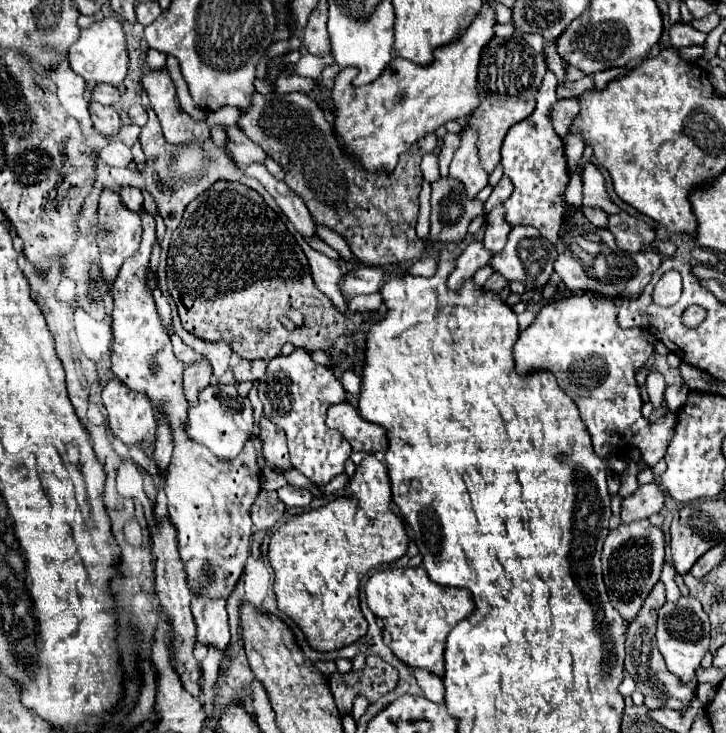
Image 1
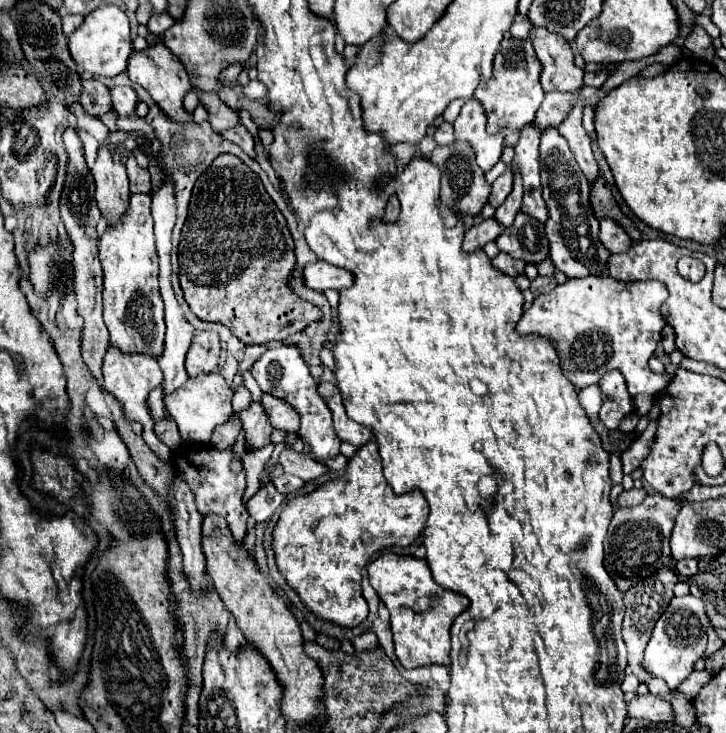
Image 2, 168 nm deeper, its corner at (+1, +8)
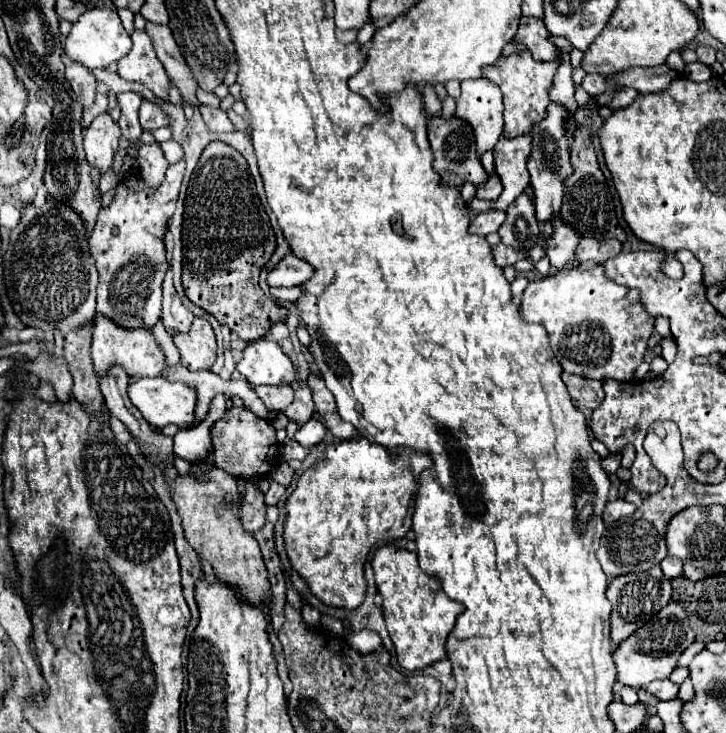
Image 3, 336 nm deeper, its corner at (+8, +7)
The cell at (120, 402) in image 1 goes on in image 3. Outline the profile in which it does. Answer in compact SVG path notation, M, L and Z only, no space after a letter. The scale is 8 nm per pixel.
M96 313L92 331L92 361L98 373L106 373L106 369L110 369L112 365L122 365L130 377L140 379L158 377L164 369L166 355L154 339L152 329L122 329L120 325L114 325L114 321L110 321L108 317L102 317L102 313Z

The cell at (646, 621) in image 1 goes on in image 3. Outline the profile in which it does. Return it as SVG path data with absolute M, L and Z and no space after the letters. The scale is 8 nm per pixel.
M654 567L646 573L626 573L624 577L614 577L608 583L606 597L612 603L612 613L610 613L610 639L612 643L620 643L626 637L630 637L636 629L640 629L644 623L648 623L662 607L668 605L670 601L670 579L664 577L660 567Z

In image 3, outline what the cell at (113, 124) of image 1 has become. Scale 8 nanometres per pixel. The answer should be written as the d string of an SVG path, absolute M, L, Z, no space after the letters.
M66 61L64 75L66 75L68 83L72 85L78 101L80 101L84 107L90 107L90 105L94 103L94 93L96 93L96 79L94 79L92 71L86 69L82 63Z

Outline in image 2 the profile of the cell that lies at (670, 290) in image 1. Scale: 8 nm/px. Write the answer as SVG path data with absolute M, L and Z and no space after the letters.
M611 276L569 278L551 292L535 298L517 324L517 334L545 336L561 358L563 376L583 390L599 382L607 370L621 370L629 394L657 394L667 386L663 376L649 370L647 360L653 356L661 330L665 326L659 306L667 300L667 288L661 282L617 282Z

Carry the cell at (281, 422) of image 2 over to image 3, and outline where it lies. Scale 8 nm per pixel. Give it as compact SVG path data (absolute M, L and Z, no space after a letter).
M264 385L264 387L256 387L256 393L264 401L268 411L276 411L276 413L286 409L294 399L294 391L290 385L282 385L282 387Z

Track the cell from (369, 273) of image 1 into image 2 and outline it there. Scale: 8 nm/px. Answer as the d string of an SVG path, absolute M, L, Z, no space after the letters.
M323 260L307 264L303 276L305 276L305 284L317 290L331 290L331 288L341 290L353 284L353 272L345 268L337 268L333 264L325 264Z

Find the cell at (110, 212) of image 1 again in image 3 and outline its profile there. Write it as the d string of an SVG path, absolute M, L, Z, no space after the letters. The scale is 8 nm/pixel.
M108 113L96 117L84 131L84 149L90 165L98 167L100 173L106 173L112 165L112 159L118 151L120 127L112 121Z

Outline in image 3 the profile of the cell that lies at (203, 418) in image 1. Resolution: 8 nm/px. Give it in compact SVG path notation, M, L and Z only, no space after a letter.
M162 377L138 379L128 385L128 397L130 397L132 405L142 413L142 417L154 427L166 427L170 423L174 423L178 427L186 427L194 421L196 391L184 383L170 383Z

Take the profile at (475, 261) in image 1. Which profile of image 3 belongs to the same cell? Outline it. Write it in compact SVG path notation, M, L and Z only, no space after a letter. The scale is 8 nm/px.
M488 209L484 213L478 213L470 225L470 233L478 233L478 235L494 233L500 229L504 219L506 219L506 213L502 213L500 209Z

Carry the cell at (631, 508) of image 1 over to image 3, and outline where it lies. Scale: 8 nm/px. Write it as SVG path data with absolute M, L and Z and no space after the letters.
M614 499L614 501L608 501L606 509L604 509L604 523L614 523L618 521L620 517L628 517L636 511L636 505L634 503L628 503L628 501L622 501L622 499Z

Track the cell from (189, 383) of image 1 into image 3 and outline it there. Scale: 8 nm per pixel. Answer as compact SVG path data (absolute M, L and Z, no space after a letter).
M196 317L188 333L170 331L172 341L180 351L182 365L190 371L210 369L216 361L216 337L210 323L202 317Z

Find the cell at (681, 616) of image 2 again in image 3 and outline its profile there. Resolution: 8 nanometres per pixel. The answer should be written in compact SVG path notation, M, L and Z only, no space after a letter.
M678 603L666 605L642 629L632 633L626 641L622 641L622 645L618 645L612 651L614 665L618 671L618 685L626 685L638 691L656 679L666 679L676 669L682 651L692 641L694 641L694 631L690 629L686 611Z

